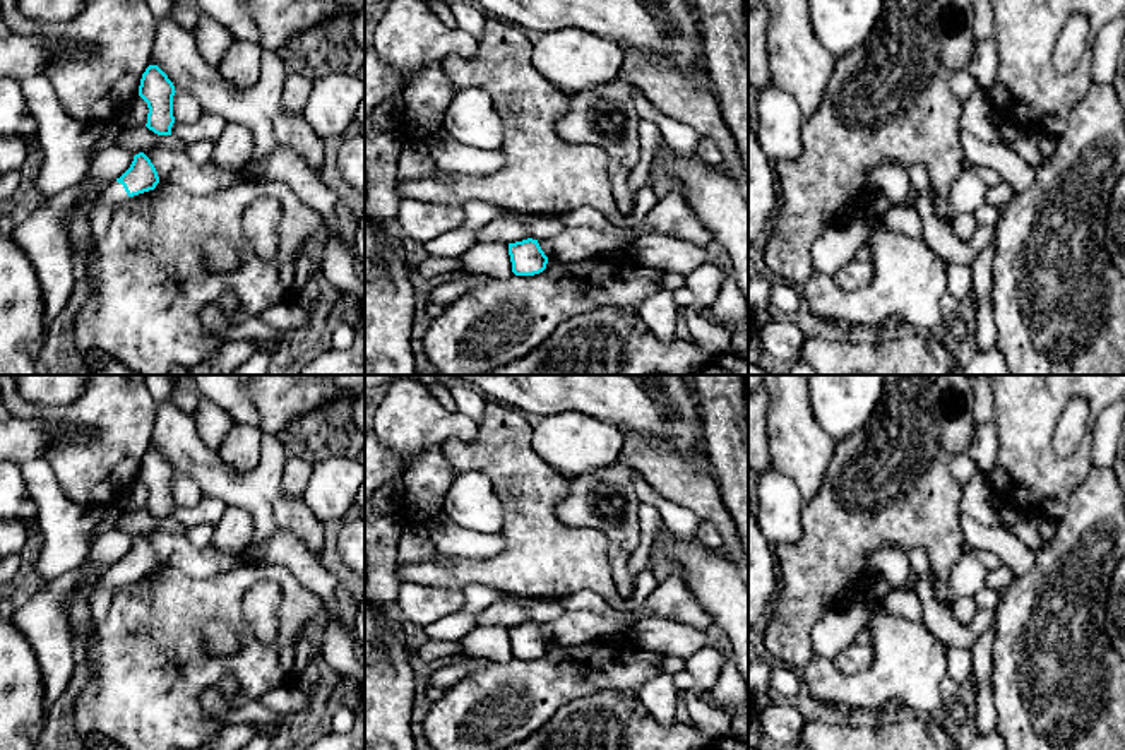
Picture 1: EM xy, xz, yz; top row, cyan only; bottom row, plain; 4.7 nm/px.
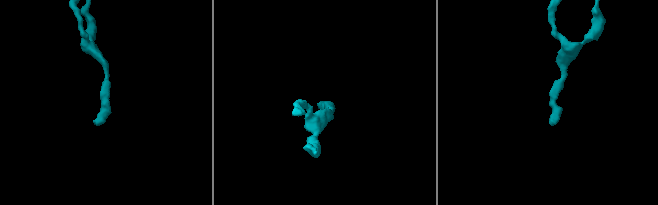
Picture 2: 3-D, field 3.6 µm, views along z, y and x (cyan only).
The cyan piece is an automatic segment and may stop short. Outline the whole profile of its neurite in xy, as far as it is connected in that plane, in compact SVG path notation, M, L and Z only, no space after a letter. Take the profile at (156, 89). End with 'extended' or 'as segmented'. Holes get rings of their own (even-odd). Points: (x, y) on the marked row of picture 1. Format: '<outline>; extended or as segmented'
M158 65L146 68L140 79L139 96L149 108L146 127L158 135L171 135L175 92L173 82Z; as segmented

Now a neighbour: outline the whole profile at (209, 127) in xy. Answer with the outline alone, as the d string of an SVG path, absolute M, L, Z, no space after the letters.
M202 113L195 123L180 123L175 120L171 137L182 146L192 146L202 140L214 144L223 135L228 123L226 118L216 113Z

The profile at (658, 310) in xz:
M661 288L639 305L637 313L658 339L673 342L678 310L673 293Z

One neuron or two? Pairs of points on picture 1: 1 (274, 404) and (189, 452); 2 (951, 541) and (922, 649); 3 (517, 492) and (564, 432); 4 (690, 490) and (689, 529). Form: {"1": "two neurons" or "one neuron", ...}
{"1": "two neurons", "2": "two neurons", "3": "two neurons", "4": "two neurons"}

